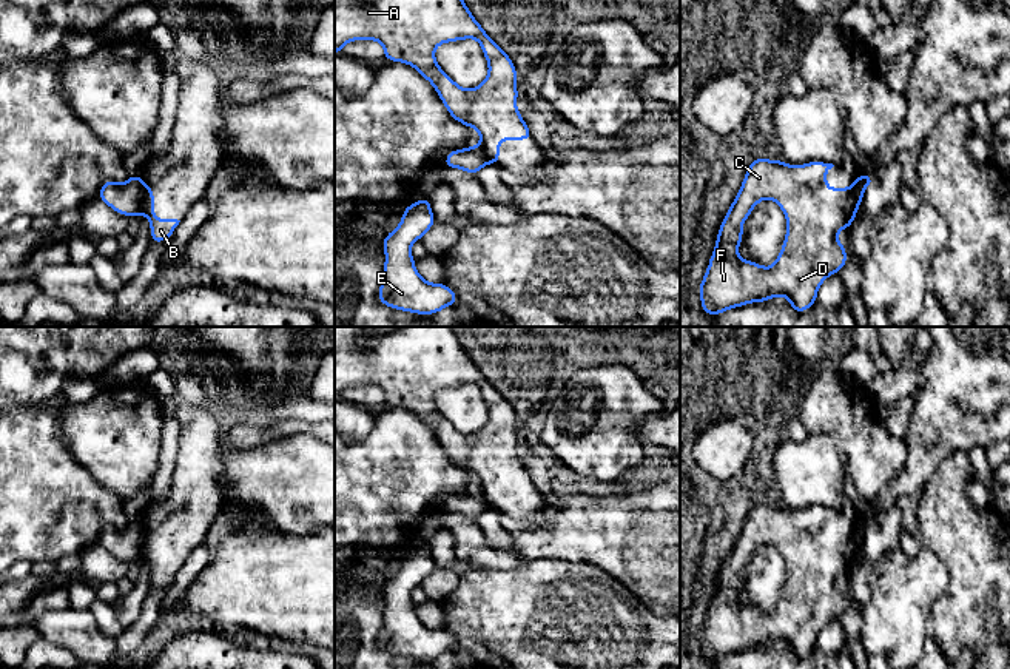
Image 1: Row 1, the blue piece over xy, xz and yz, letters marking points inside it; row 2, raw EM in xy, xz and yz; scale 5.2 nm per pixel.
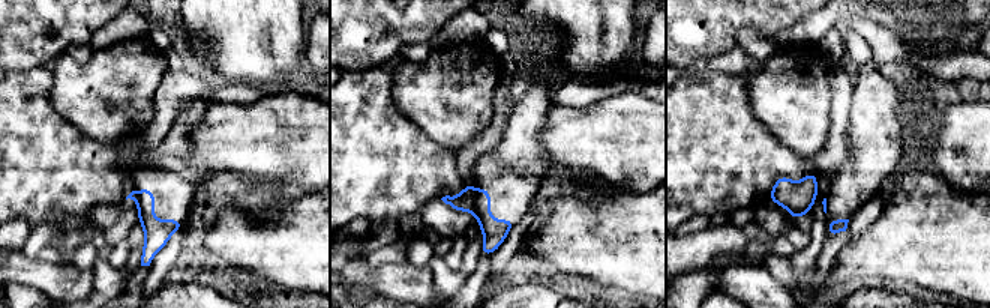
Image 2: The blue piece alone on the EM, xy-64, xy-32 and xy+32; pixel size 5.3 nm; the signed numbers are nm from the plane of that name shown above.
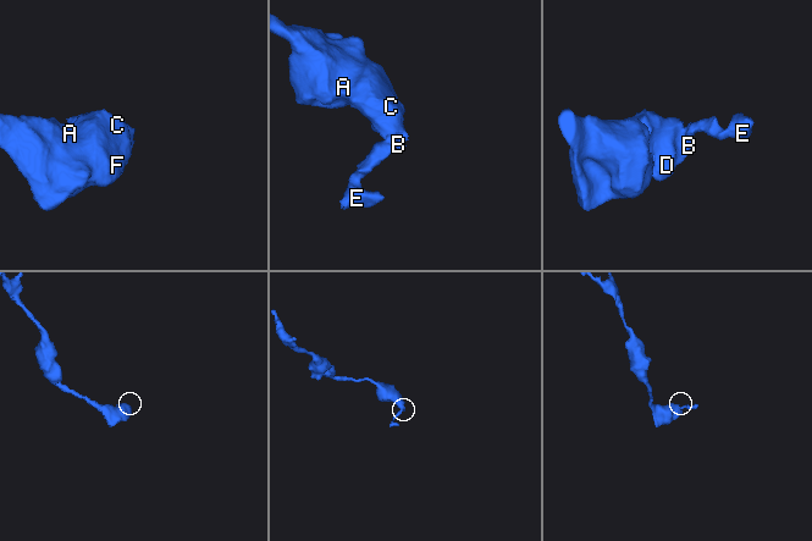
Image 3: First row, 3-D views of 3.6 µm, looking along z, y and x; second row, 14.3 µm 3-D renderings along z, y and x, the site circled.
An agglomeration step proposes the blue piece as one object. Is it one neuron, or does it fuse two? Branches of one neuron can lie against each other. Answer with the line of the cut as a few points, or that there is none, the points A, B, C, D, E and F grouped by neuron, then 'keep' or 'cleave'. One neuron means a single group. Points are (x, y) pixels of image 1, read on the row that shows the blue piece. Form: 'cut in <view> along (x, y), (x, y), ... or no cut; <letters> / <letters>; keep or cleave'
cut in xy along (145, 184), (139, 211); A B C D F / E; cleave

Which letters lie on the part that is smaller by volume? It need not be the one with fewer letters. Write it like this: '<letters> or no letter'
E

